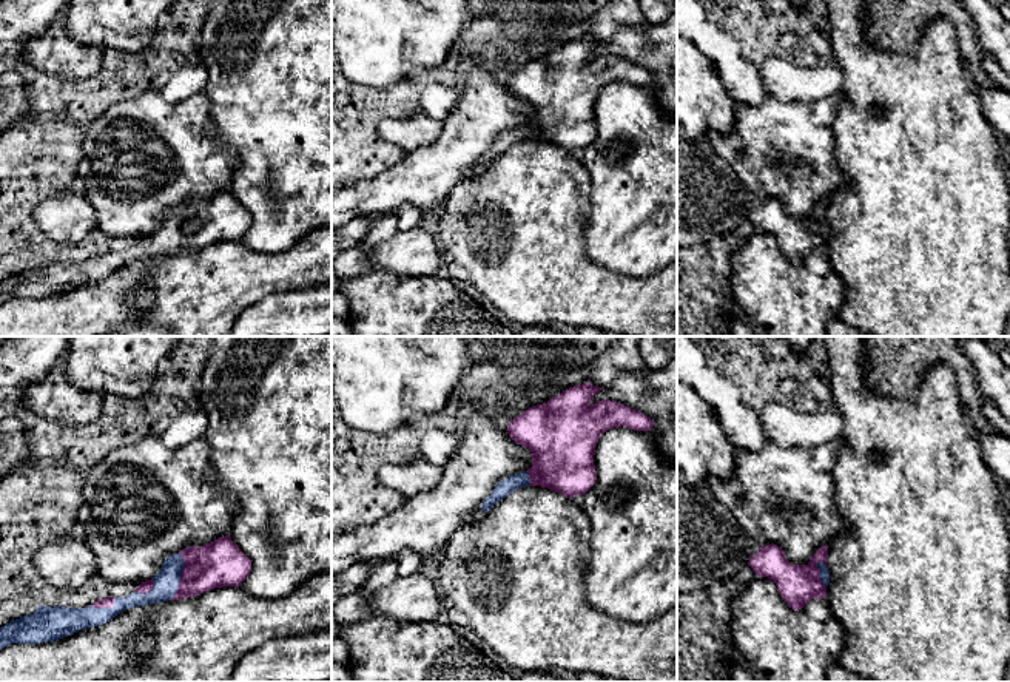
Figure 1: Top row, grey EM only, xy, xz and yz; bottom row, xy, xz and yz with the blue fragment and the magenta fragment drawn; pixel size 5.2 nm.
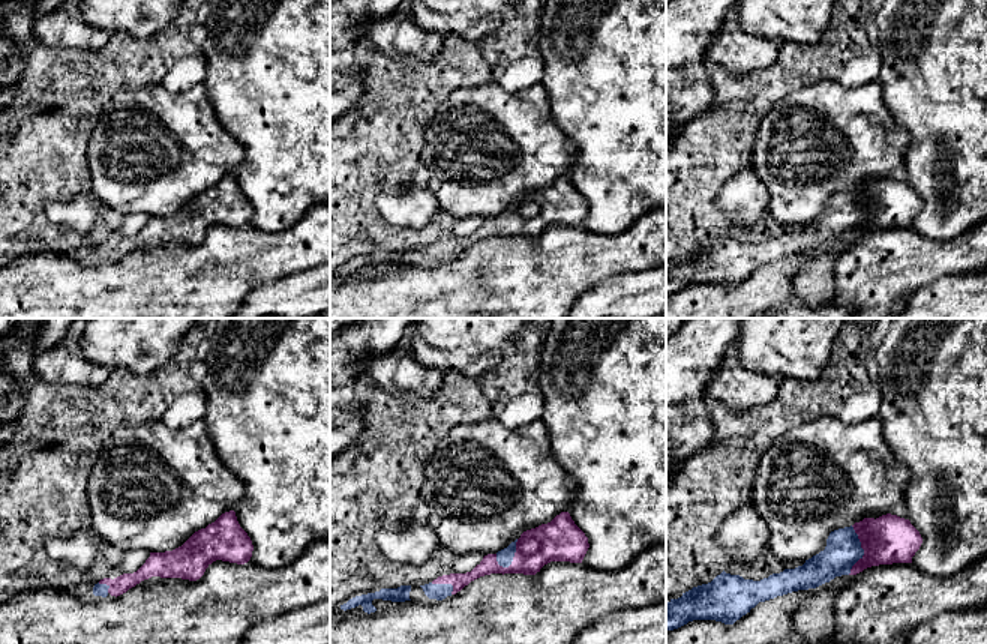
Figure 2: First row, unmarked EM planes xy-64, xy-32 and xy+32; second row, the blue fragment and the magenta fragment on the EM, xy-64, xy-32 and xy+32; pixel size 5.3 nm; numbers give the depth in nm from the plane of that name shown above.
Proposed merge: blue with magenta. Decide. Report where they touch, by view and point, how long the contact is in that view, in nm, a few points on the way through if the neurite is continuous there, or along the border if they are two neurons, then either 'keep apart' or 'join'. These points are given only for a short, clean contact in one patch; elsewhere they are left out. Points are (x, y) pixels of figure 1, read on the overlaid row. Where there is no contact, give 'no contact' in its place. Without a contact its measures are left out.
meets blue in xy at (181, 576); contact 260 nm long; join

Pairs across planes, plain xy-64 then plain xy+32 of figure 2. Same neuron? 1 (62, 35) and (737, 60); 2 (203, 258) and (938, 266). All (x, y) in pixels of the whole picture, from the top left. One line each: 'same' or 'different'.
1: same
2: same

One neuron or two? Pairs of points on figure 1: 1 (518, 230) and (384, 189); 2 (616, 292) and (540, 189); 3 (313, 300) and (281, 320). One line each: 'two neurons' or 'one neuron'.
1: two neurons
2: one neuron
3: one neuron

